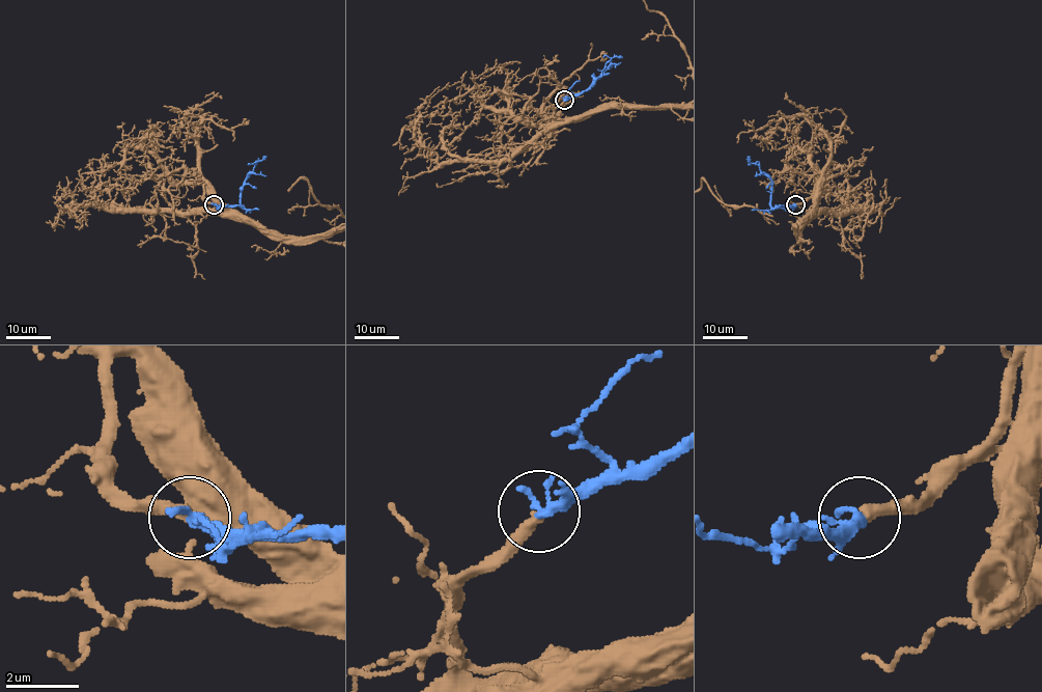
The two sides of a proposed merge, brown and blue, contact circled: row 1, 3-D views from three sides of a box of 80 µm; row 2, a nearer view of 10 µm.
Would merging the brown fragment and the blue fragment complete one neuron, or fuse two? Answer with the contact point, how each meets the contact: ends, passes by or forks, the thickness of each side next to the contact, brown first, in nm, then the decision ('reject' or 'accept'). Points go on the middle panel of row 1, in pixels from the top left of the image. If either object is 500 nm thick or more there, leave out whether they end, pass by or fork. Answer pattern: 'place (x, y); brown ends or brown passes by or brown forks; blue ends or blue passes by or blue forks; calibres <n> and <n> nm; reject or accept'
place (564, 100); brown ends; blue ends; calibres 320 and 360 nm; accept

